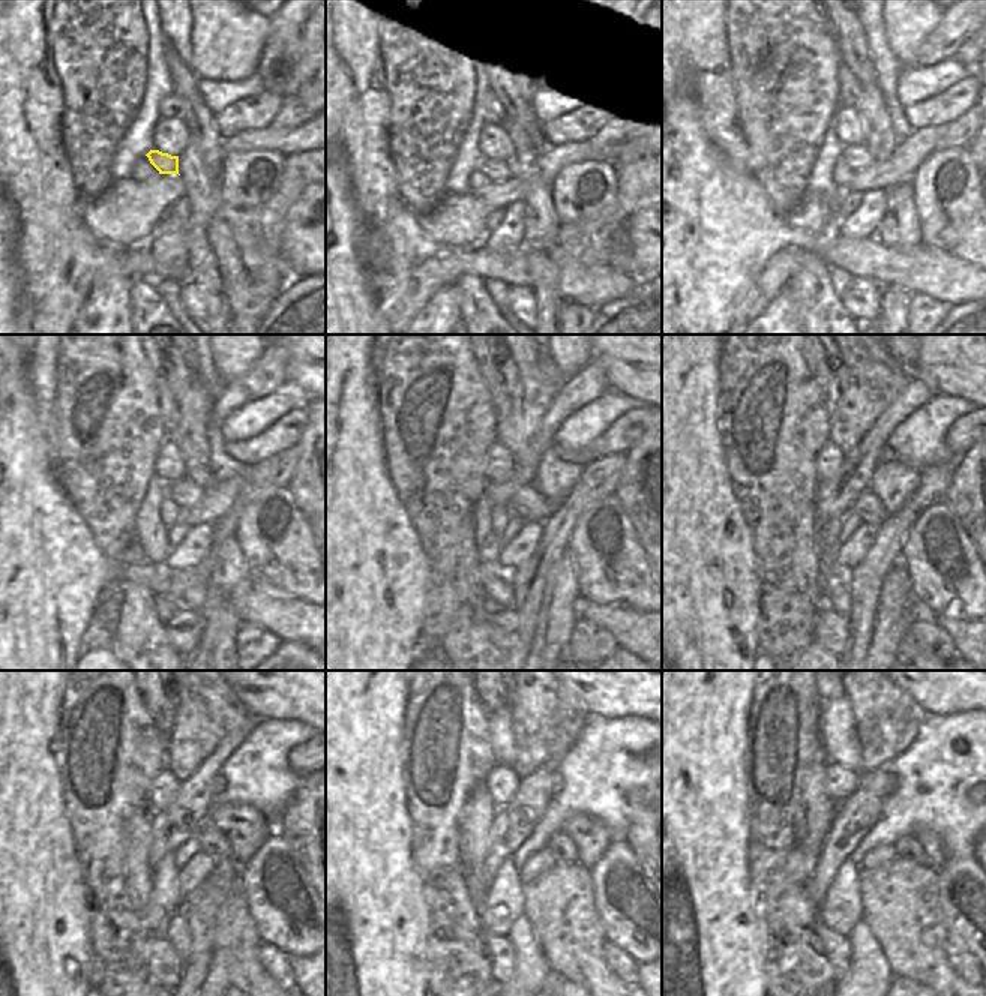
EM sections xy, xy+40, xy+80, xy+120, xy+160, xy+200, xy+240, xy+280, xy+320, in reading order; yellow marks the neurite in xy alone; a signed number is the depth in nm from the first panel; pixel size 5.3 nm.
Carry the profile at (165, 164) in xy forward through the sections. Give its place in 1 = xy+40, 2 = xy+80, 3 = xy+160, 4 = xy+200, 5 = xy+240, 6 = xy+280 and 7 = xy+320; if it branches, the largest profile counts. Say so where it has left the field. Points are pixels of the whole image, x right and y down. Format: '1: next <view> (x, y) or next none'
1: next xy+40 (509, 162)
2: next xy+80 (857, 158)
3: next xy+160 (527, 503)
4: next xy+200 (868, 506)
5: next xy+240 (213, 843)
6: next xy+280 (562, 846)
7: next xy+320 (908, 848)

